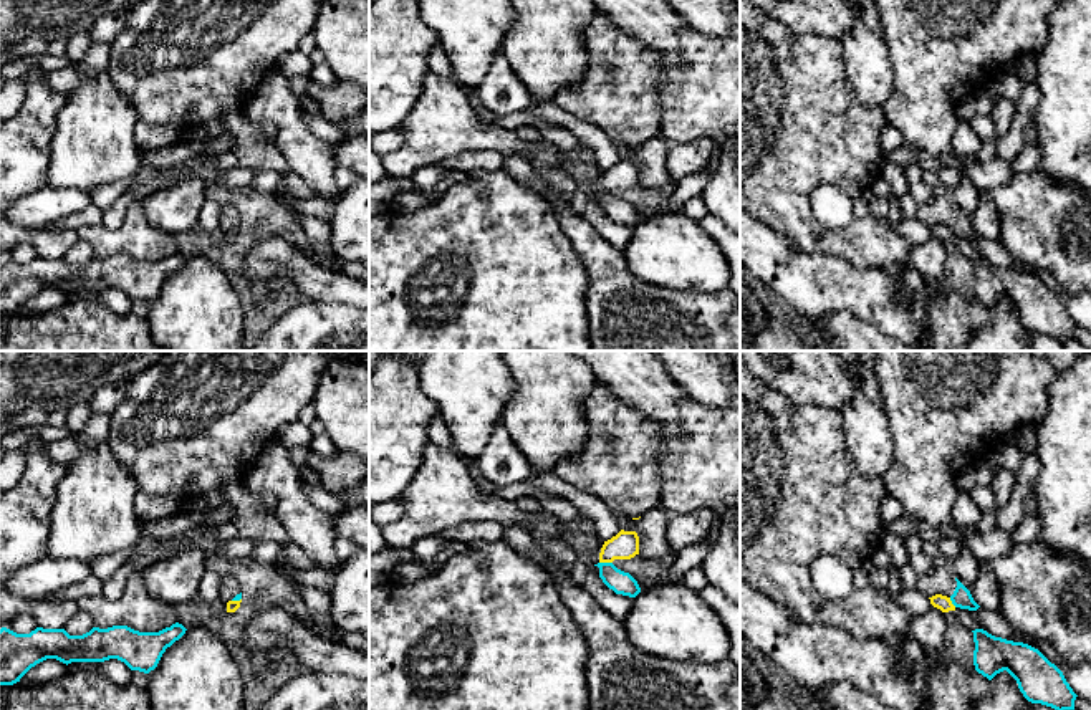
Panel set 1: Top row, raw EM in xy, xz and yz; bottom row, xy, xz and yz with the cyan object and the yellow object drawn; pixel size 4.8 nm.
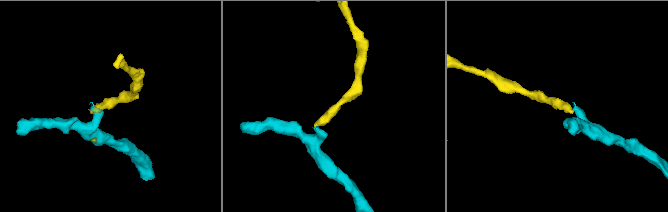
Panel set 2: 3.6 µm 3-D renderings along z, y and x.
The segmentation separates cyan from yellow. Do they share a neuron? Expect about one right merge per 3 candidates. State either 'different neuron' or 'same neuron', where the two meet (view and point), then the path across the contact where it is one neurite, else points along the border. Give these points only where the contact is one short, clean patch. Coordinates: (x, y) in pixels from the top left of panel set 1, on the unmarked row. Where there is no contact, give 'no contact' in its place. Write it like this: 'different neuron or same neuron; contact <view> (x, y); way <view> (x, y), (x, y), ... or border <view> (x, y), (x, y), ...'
different neuron; contact xz (606, 192); border xz (600, 191), (611, 192)

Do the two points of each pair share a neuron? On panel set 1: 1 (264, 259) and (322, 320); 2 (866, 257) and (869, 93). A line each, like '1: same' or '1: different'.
1: different
2: different

